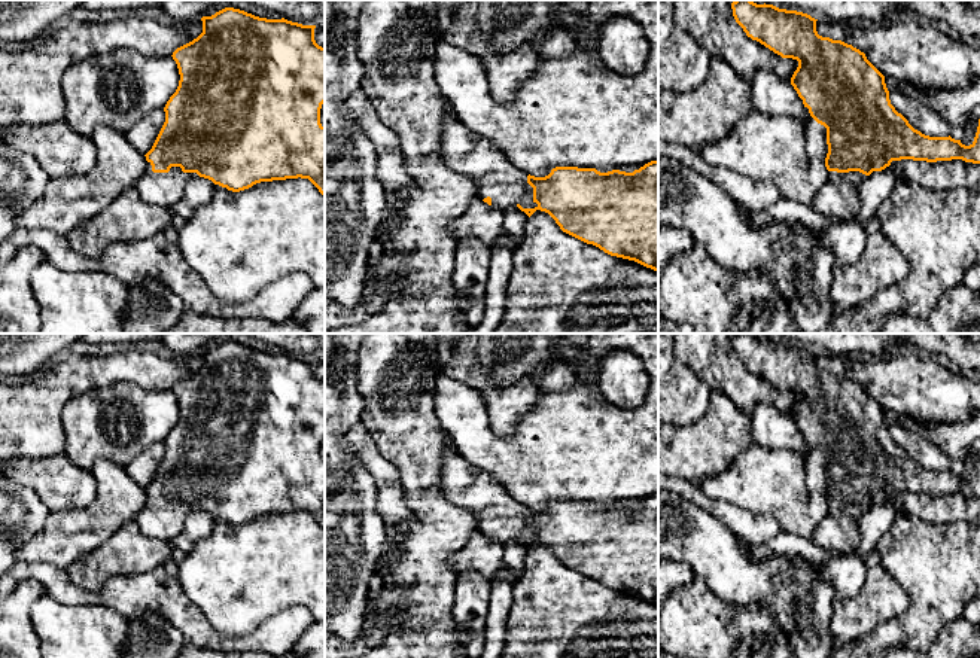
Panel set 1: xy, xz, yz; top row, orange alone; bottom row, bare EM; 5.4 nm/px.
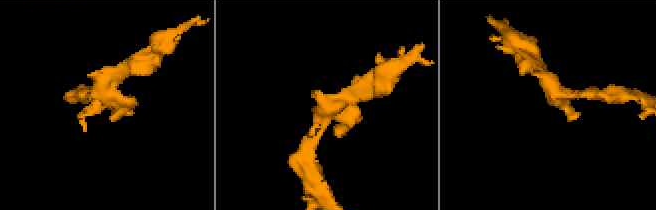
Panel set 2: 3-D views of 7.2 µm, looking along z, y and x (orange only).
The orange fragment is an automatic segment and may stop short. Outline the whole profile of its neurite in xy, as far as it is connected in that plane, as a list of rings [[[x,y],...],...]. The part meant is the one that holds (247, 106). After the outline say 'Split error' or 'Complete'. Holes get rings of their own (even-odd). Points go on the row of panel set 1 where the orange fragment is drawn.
[[[225,7],[203,16],[203,33],[177,48],[173,60],[180,80],[167,101],[165,122],[144,155],[146,168],[136,183],[147,204],[170,207],[177,202],[189,180],[204,177],[214,185],[240,192],[261,182],[308,179],[325,197],[325,127],[320,109],[325,103],[325,48],[314,40],[316,25],[267,19],[240,9]]]. Split error

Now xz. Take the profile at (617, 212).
[[[450,103],[445,104],[439,156],[450,170],[469,177],[478,198],[489,205],[503,211],[518,207],[529,217],[536,210],[545,211],[563,232],[658,272],[658,159],[633,173],[556,167],[548,176],[535,177],[517,168],[491,141],[469,131]]]. Split error

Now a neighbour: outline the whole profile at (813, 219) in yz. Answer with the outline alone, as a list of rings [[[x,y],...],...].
[[[783,198],[761,211],[746,210],[746,217],[754,226],[763,226],[766,222],[770,220],[792,220],[801,222],[810,231],[828,229],[834,225],[836,220],[839,220],[830,213],[824,213],[815,210],[813,207]]]

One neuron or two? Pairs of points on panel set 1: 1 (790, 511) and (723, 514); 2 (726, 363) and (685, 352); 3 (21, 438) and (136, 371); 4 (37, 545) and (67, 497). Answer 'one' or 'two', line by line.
1: two
2: one
3: one
4: two

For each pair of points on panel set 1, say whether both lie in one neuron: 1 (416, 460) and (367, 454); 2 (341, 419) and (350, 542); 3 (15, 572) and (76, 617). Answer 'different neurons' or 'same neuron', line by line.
1: different neurons
2: same neuron
3: different neurons

